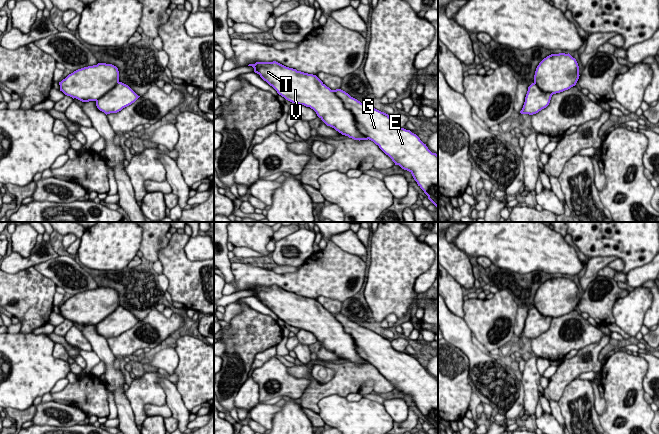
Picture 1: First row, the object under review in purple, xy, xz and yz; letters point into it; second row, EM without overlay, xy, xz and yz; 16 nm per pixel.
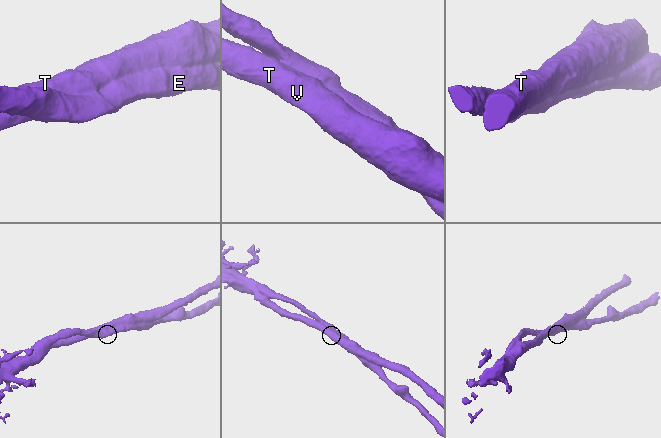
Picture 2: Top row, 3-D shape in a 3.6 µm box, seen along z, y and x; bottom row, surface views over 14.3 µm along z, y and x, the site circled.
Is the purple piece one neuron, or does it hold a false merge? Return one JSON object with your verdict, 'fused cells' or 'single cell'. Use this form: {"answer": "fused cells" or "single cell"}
{"answer": "fused cells"}

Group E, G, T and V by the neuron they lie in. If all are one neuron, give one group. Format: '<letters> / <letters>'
E G / T V

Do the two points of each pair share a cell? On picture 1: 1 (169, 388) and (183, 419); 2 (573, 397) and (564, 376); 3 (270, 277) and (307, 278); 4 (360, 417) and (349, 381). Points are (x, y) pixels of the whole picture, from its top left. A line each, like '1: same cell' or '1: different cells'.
1: same cell
2: different cells
3: same cell
4: different cells

